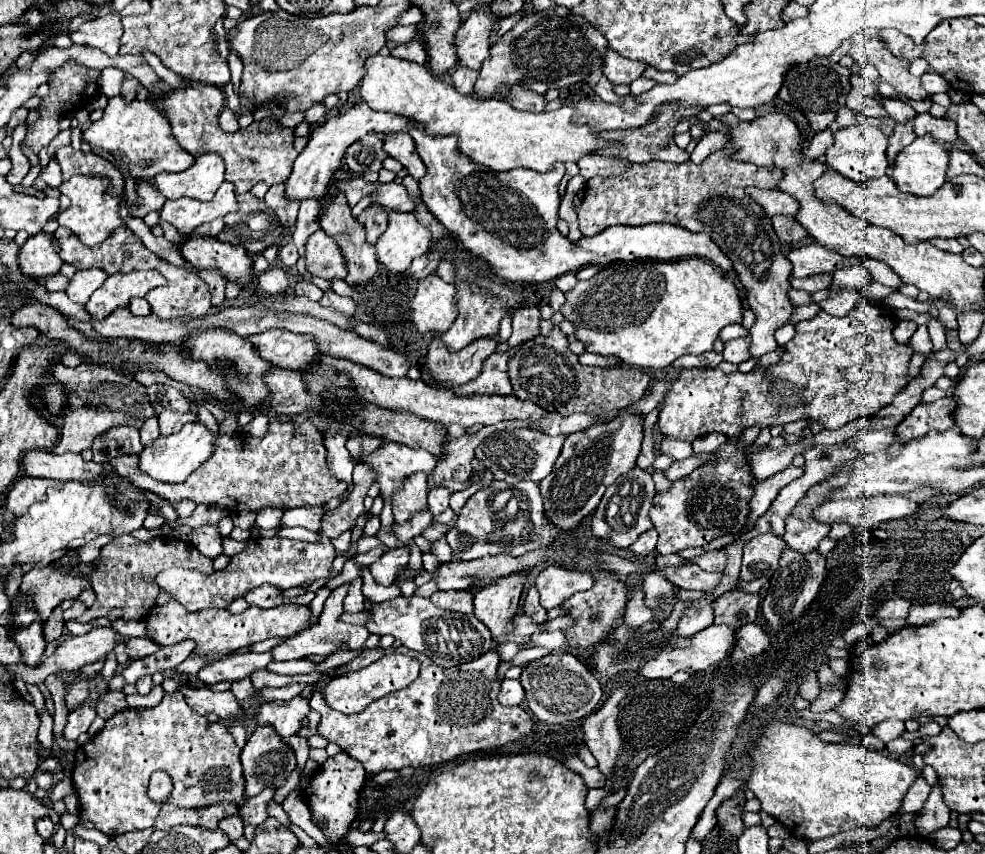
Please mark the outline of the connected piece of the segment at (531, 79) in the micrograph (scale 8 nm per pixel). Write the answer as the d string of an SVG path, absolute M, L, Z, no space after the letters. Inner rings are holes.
M555 6L541 12L541 16L523 16L491 46L491 58L485 60L479 70L473 98L487 100L493 96L505 96L513 84L539 94L545 94L551 88L569 88L591 78L593 72L601 72L601 56L605 54L605 48L605 36L601 36L591 24L585 24L581 16L573 16L569 8Z

